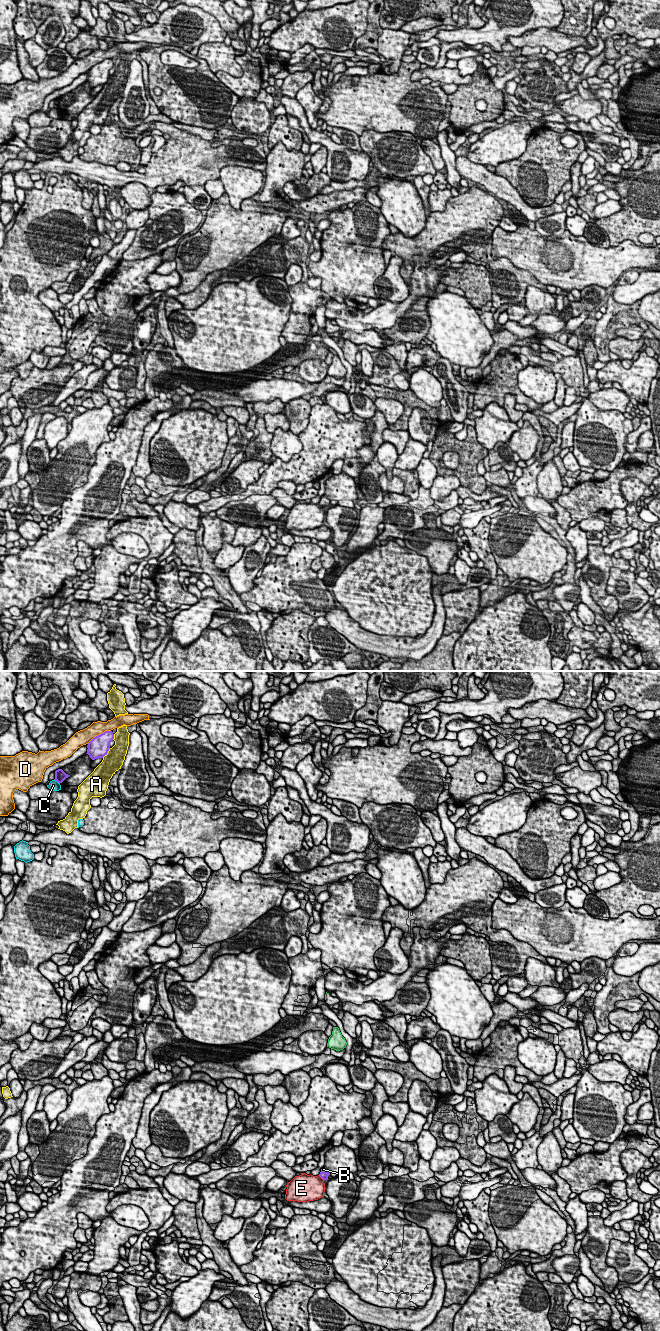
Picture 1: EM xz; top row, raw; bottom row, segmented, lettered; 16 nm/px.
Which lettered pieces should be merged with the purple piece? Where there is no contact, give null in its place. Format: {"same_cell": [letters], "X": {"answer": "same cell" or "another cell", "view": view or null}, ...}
{"same_cell": ["B"], "A": {"answer": "another cell", "view": "xz"}, "B": {"answer": "same cell", "view": "xz"}, "C": {"answer": "another cell", "view": "xz"}, "D": {"answer": "another cell", "view": "xz"}, "E": {"answer": "another cell", "view": "xz"}}

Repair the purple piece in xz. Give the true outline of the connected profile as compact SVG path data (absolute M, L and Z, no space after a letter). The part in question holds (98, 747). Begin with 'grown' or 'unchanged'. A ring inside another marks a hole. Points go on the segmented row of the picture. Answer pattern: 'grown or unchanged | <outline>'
unchanged | M112 731L94 737L87 745L87 753L92 760L103 758L110 749L110 742L114 739Z

